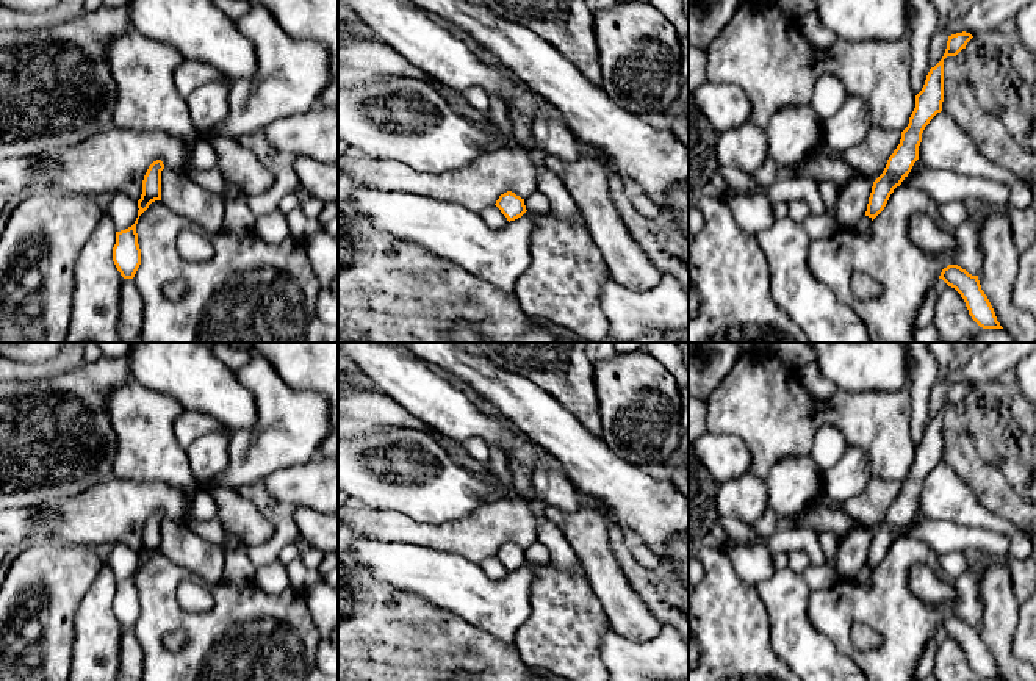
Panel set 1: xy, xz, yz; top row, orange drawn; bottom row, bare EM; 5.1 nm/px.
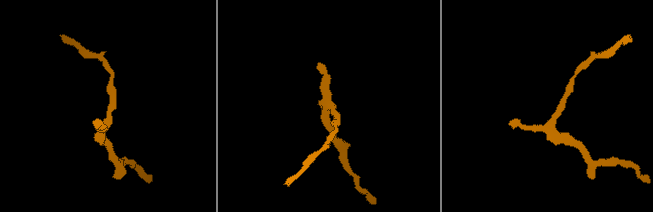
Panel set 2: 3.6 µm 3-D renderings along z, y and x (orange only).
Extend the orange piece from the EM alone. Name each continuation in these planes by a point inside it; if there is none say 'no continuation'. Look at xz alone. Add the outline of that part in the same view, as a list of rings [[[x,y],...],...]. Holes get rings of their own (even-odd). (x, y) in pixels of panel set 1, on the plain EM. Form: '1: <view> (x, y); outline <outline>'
no continuation

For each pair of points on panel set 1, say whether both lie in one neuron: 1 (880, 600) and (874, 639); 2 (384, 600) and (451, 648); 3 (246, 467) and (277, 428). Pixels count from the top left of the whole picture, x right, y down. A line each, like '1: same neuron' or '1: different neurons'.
1: different neurons
2: same neuron
3: same neuron

